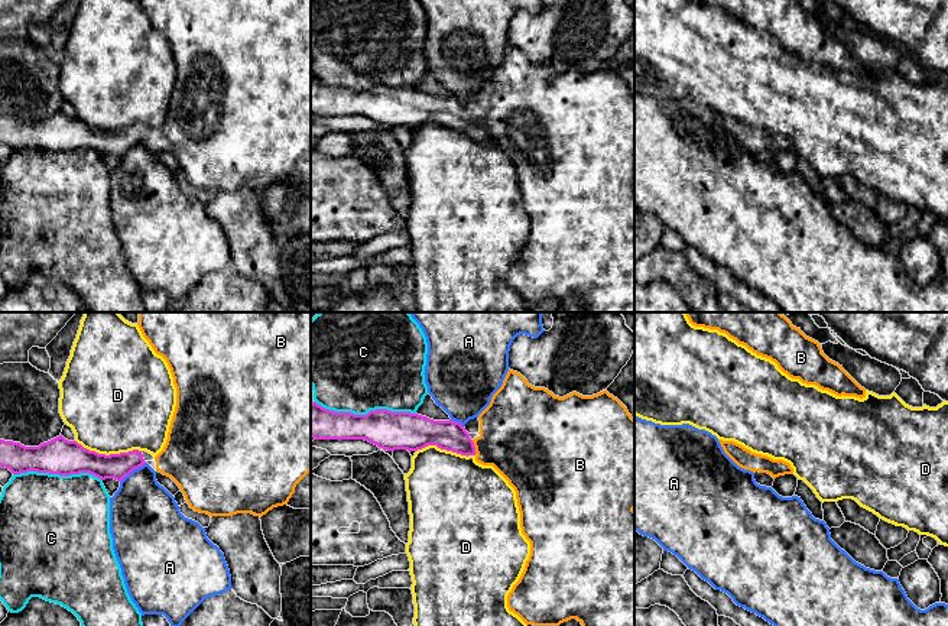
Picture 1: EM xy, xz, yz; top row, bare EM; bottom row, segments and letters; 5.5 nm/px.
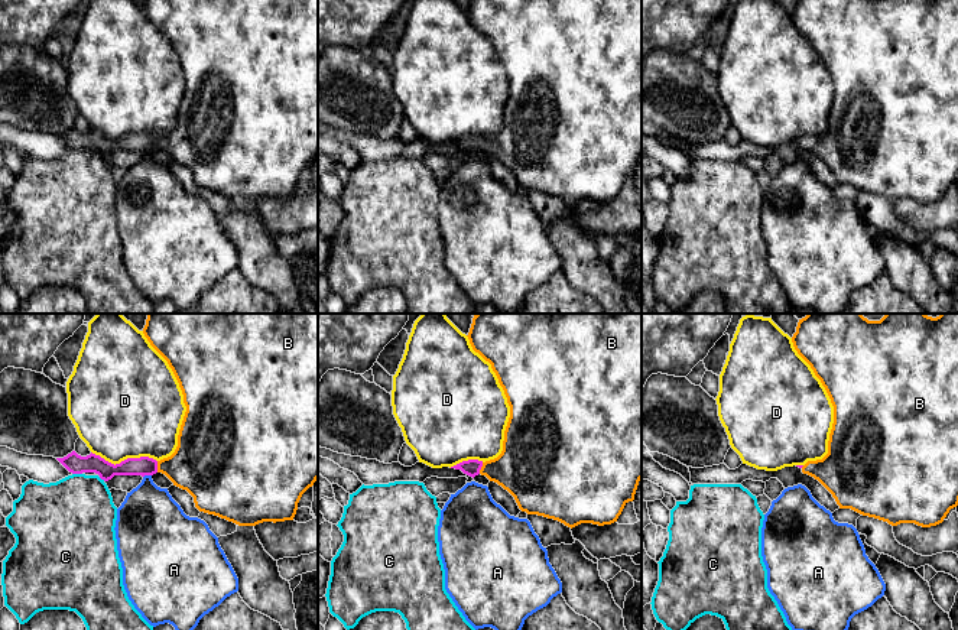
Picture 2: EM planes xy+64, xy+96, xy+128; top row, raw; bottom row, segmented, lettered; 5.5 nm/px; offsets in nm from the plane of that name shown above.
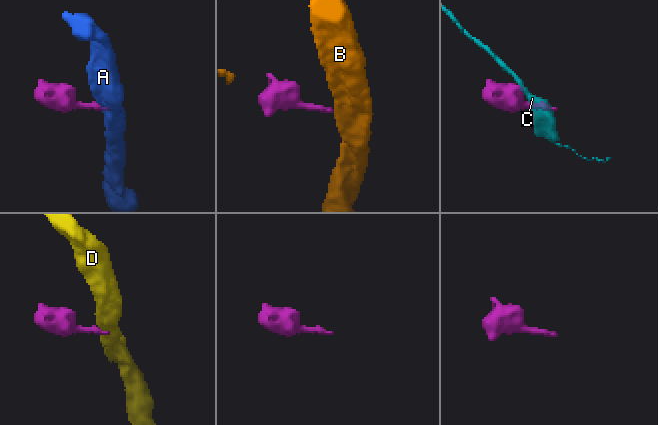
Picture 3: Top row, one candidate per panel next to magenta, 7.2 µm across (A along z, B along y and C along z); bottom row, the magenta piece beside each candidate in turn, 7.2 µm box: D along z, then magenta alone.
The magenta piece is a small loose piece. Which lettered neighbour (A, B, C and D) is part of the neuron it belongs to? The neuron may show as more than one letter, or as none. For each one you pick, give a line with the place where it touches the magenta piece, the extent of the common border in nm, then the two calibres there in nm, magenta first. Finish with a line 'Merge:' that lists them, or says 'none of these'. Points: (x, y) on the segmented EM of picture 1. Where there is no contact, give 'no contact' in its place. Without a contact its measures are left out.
B: xz (474, 447) | 90 nm | 170/440 nm
Merge: B

